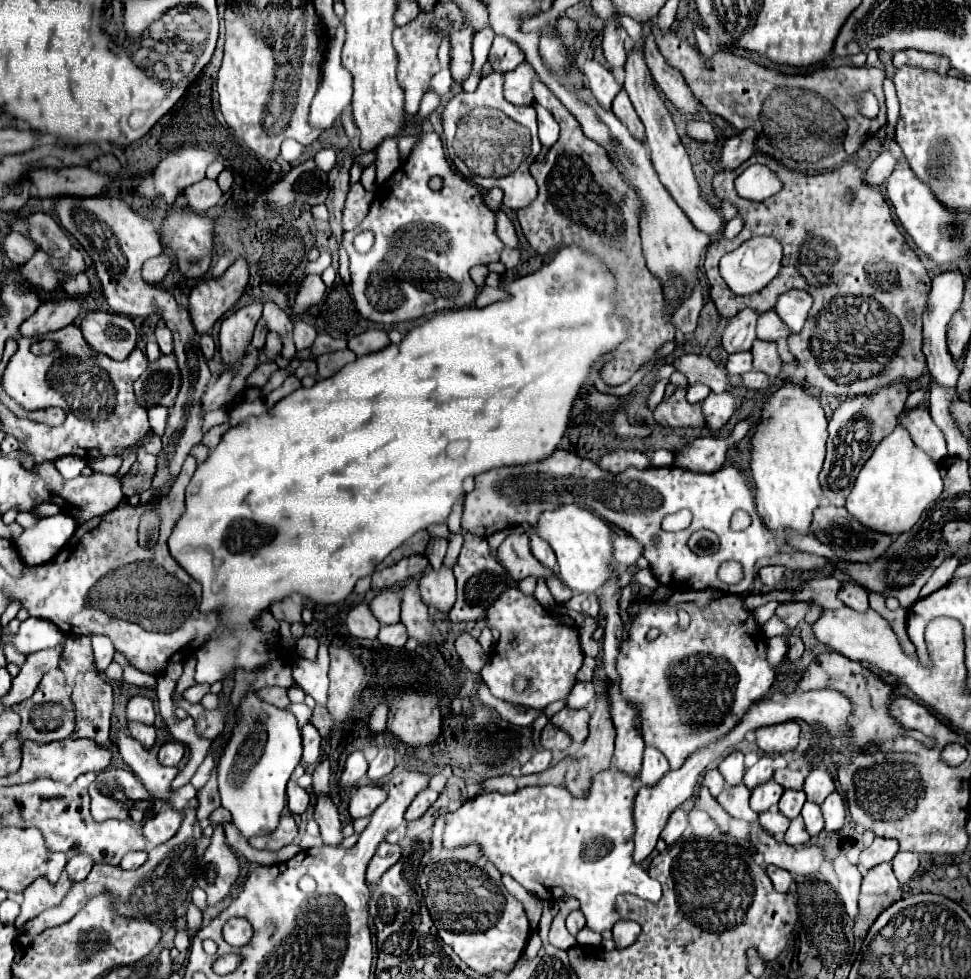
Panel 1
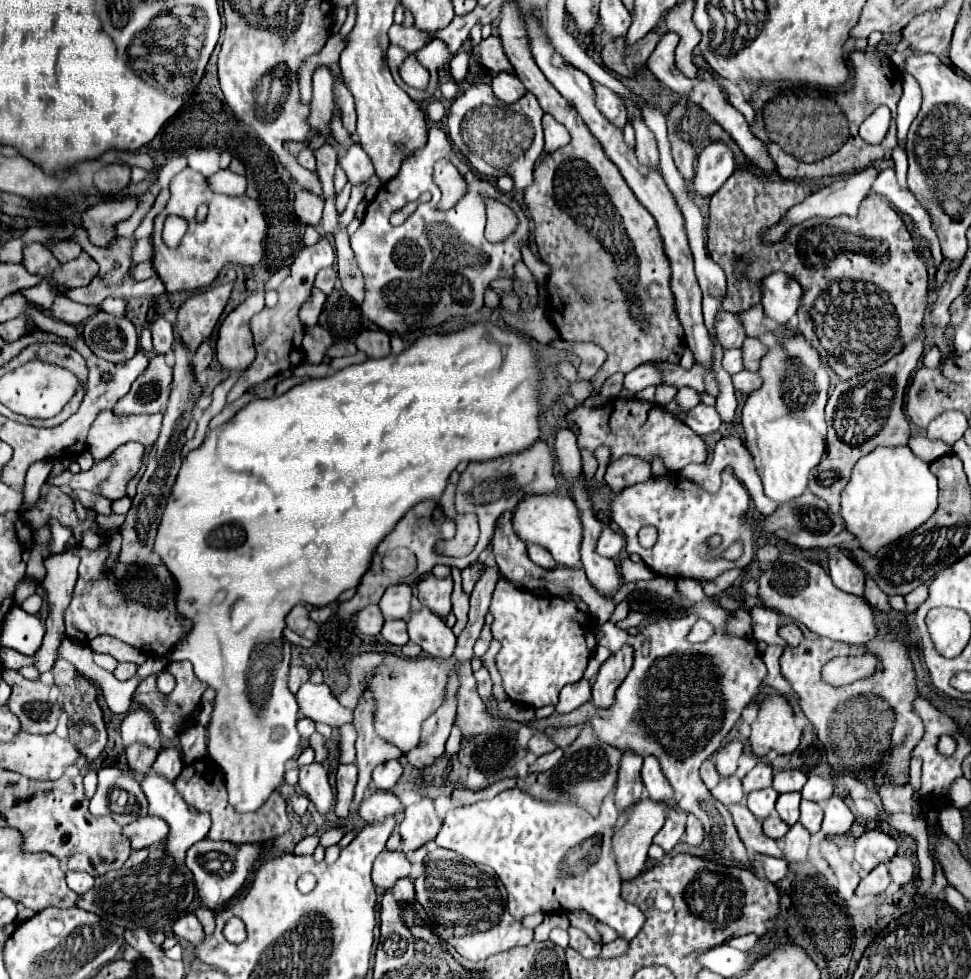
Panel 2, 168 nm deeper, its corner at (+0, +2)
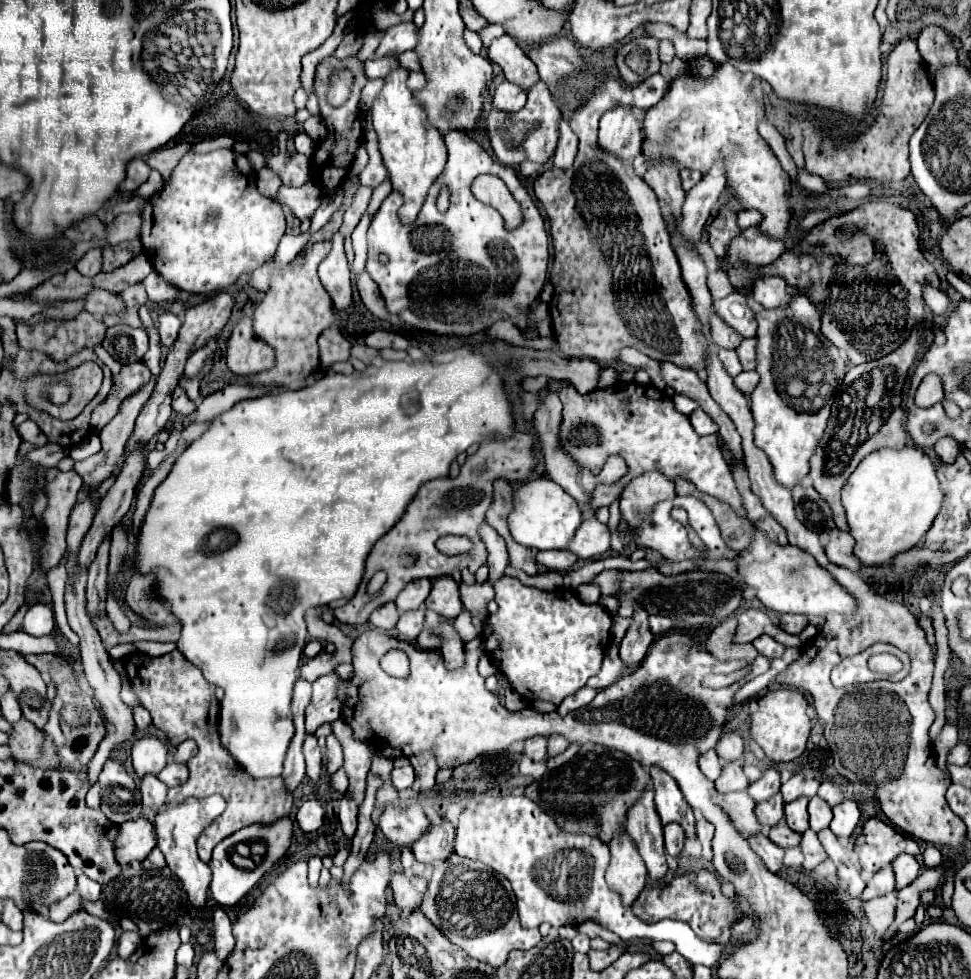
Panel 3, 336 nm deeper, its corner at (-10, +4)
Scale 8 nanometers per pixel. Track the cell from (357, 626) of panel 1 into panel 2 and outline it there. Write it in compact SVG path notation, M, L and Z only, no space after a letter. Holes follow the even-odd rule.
M366 606L356 614L356 628L366 636L378 636L382 630L384 618L378 606Z

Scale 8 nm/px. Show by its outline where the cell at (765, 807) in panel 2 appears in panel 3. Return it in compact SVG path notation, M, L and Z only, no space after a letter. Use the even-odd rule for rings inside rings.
M782 794L772 796L766 802L756 804L756 818L764 828L772 828L784 820L784 800Z

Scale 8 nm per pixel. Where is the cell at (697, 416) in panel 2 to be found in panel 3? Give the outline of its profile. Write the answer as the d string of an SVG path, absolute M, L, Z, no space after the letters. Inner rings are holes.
M696 408L696 410L688 416L688 420L690 420L692 428L696 430L696 434L700 434L700 436L708 436L708 434L716 434L716 432L718 432L716 422L712 422L712 418L710 418L704 410L700 410L700 408Z

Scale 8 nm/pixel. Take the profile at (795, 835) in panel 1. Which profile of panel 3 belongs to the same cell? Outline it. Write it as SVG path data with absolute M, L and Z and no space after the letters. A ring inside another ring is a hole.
M810 828L802 834L800 848L802 848L804 856L806 856L806 860L802 864L804 870L814 870L820 862L824 862L828 858L826 852L824 852L824 848L822 848L822 844L820 844L820 840L818 840L818 836L816 836L816 832L810 830Z

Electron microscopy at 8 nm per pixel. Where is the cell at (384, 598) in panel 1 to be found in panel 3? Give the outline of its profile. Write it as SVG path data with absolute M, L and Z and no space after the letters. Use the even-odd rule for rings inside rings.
M420 578L420 580L412 580L400 594L398 598L394 600L398 610L400 612L406 612L406 610L416 610L424 604L424 600L428 598L430 594L430 588L432 588L432 580L428 578Z

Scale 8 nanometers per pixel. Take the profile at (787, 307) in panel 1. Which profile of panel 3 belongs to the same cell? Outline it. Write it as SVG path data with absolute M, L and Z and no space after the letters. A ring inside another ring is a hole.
M762 274L760 278L754 280L752 284L752 296L758 304L762 304L764 308L780 308L786 304L788 300L788 290L786 290L786 282L780 276L768 276Z

